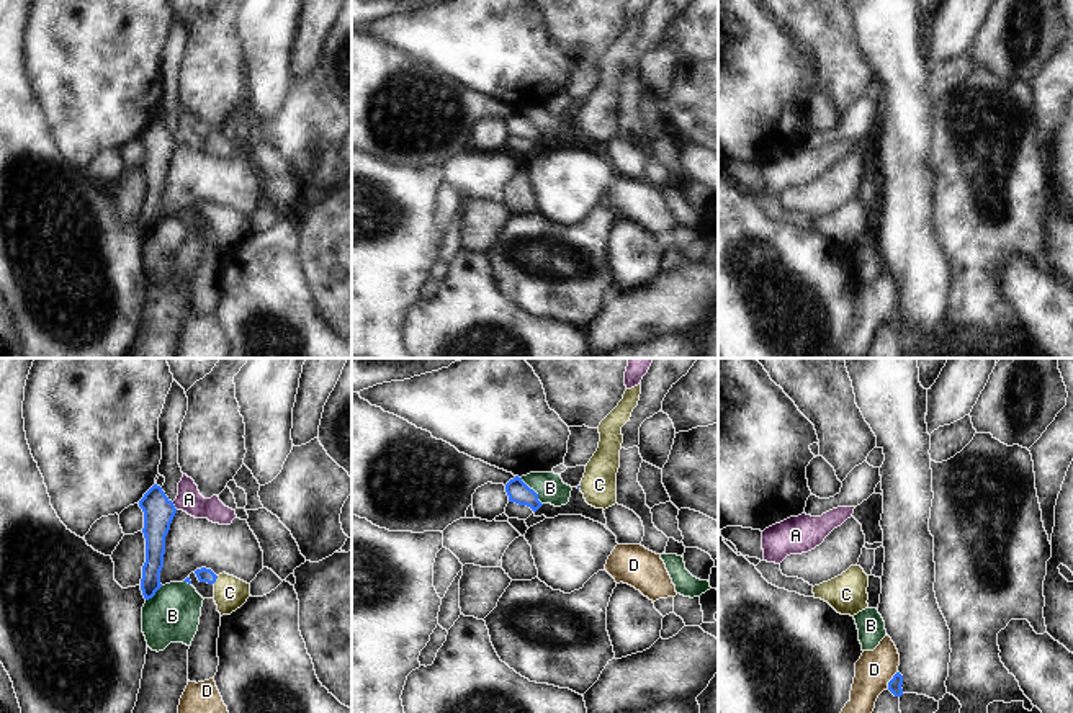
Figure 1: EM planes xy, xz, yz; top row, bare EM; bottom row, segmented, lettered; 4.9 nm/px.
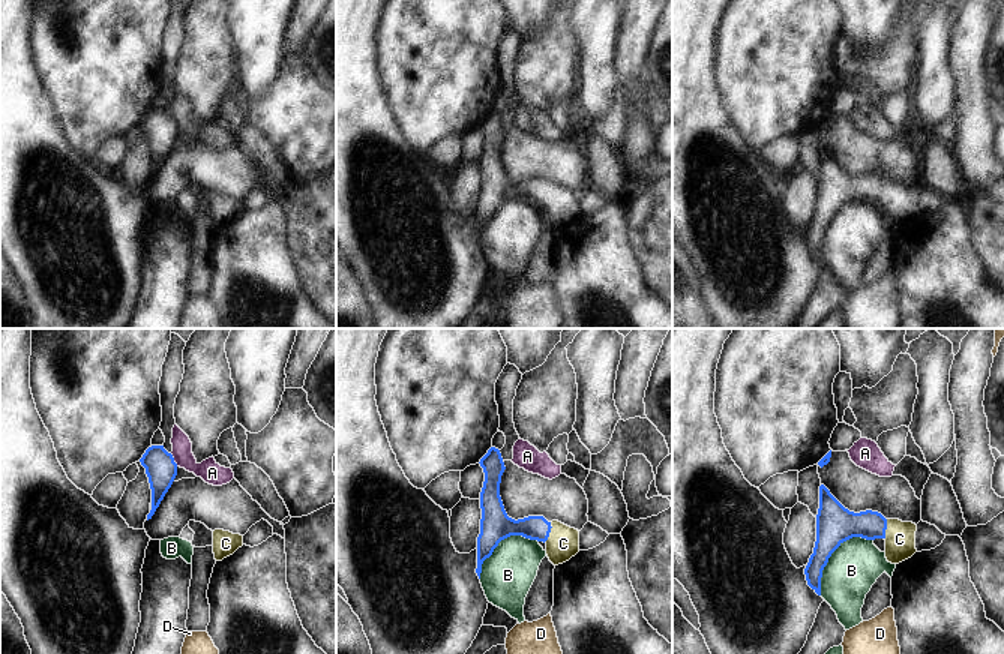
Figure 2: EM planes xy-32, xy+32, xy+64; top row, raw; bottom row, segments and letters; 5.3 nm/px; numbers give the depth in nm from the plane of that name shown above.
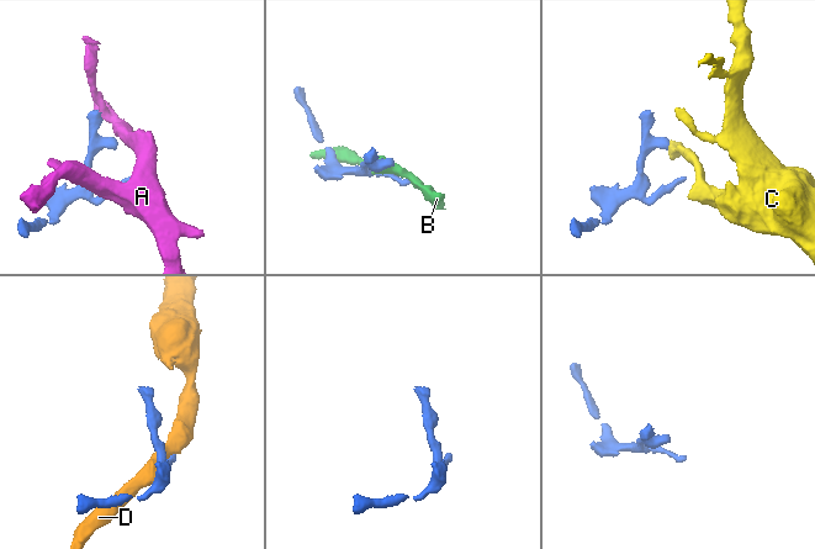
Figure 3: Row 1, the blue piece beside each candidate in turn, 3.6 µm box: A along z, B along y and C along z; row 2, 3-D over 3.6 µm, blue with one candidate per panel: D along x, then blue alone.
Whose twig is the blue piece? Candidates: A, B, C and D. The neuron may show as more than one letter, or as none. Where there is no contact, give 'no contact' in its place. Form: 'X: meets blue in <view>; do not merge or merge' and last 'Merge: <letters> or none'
A: meets blue in xy; do not merge
B: meets blue in xz; do not merge
C: meets blue in xy; merge
D: meets blue in yz; do not merge
Merge: C

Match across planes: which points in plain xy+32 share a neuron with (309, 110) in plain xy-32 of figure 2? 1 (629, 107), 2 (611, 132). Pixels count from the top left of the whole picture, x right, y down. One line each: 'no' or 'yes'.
1: yes
2: yes

